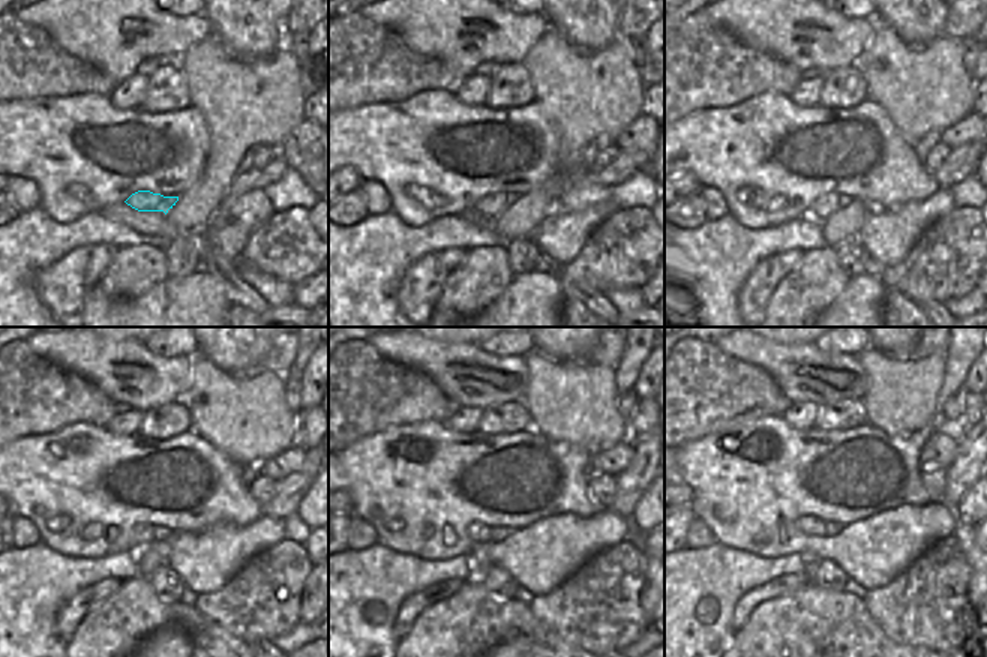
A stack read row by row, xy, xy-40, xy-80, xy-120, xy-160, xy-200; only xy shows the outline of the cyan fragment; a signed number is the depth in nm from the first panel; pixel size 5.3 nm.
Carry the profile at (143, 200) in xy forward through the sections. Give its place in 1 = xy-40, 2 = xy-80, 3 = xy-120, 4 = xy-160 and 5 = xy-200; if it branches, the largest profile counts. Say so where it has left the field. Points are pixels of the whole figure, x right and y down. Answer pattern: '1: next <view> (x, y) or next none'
1: next xy-40 (488, 207)
2: next xy-80 (825, 206)
3: next xy-120 (144, 534)
4: next xy-160 (480, 533)
5: next xy-200 (807, 525)

